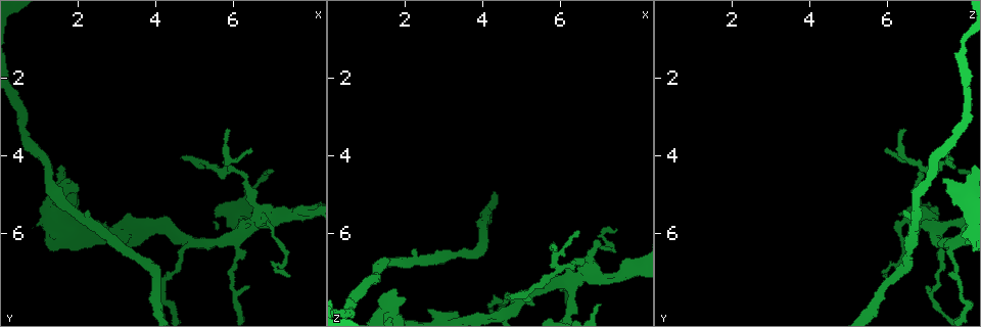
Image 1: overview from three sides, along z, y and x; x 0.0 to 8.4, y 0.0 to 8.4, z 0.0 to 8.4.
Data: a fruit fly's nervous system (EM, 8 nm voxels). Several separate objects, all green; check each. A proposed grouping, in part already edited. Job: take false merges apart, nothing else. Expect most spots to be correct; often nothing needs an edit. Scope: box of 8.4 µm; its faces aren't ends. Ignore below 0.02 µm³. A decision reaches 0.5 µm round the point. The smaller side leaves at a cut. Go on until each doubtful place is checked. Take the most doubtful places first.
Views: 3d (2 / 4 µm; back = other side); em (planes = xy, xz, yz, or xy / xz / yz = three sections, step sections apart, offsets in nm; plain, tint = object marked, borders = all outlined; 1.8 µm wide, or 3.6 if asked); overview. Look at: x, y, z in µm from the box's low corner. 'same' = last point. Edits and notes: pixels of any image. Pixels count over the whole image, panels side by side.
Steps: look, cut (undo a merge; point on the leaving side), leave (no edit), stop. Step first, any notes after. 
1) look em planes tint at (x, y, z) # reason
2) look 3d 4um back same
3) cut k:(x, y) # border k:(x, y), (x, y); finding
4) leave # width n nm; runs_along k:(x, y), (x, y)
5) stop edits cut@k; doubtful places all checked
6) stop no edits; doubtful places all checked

look em yz step 4 tint at (5.95, 6.20, 7.20) # thin neck

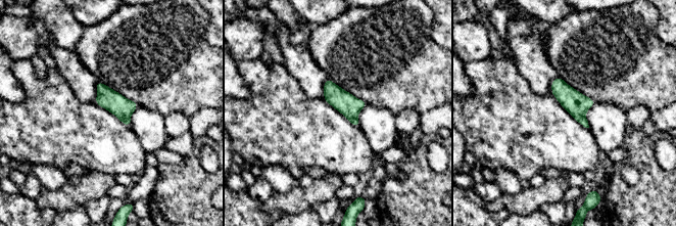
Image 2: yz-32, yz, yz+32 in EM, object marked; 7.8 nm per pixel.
leave # all the same neuron

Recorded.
look em planes tint at (5.90, 4.30, 6.95)

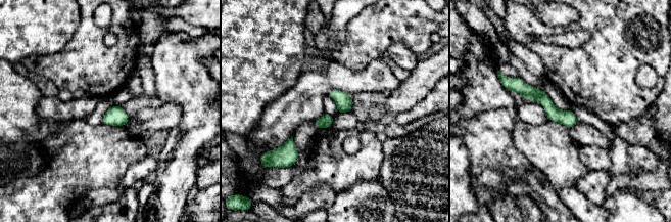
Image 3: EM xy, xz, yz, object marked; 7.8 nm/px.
leave # runs_along 3:(510, 81), (574, 121); all the same neuron

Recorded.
look em yz step 4 tint at (1.60, 4.90, 7.80) # sharp bend

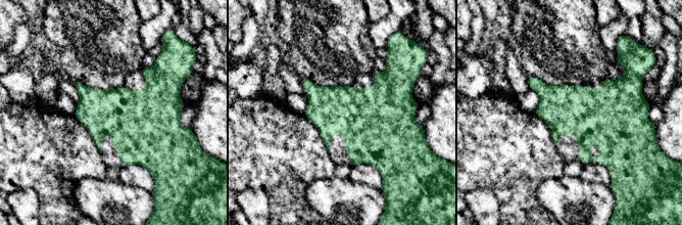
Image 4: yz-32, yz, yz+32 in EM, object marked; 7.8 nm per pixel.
leave # width 420 nm; one neuron here

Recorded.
look 3d 4um at (6.75, 5.70, 7.05) # sudden change in width

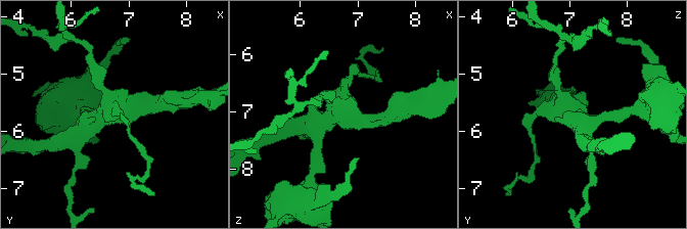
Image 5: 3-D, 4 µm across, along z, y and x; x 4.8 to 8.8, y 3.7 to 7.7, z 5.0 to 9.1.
look em planes tint at (6.70, 5.65, 7.00) # shape alone is not enough

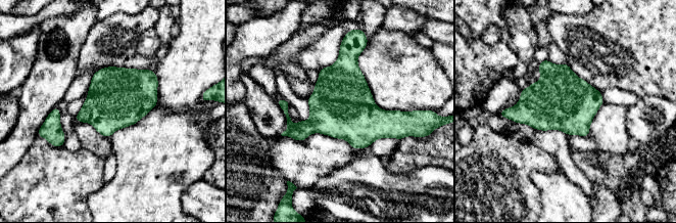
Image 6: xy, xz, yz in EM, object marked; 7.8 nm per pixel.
leave # all the same neuron

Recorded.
stop no edits; doubtful places all checked

